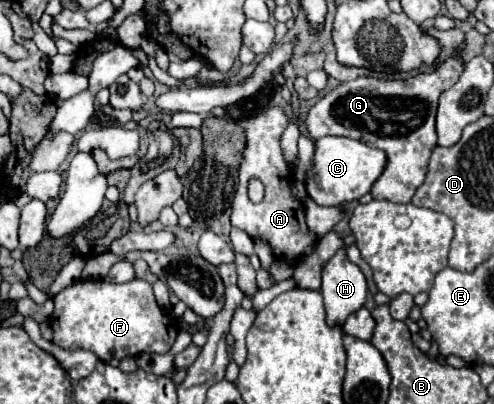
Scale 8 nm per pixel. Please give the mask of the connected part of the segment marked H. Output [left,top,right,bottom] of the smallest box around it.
[322,236,366,326]

